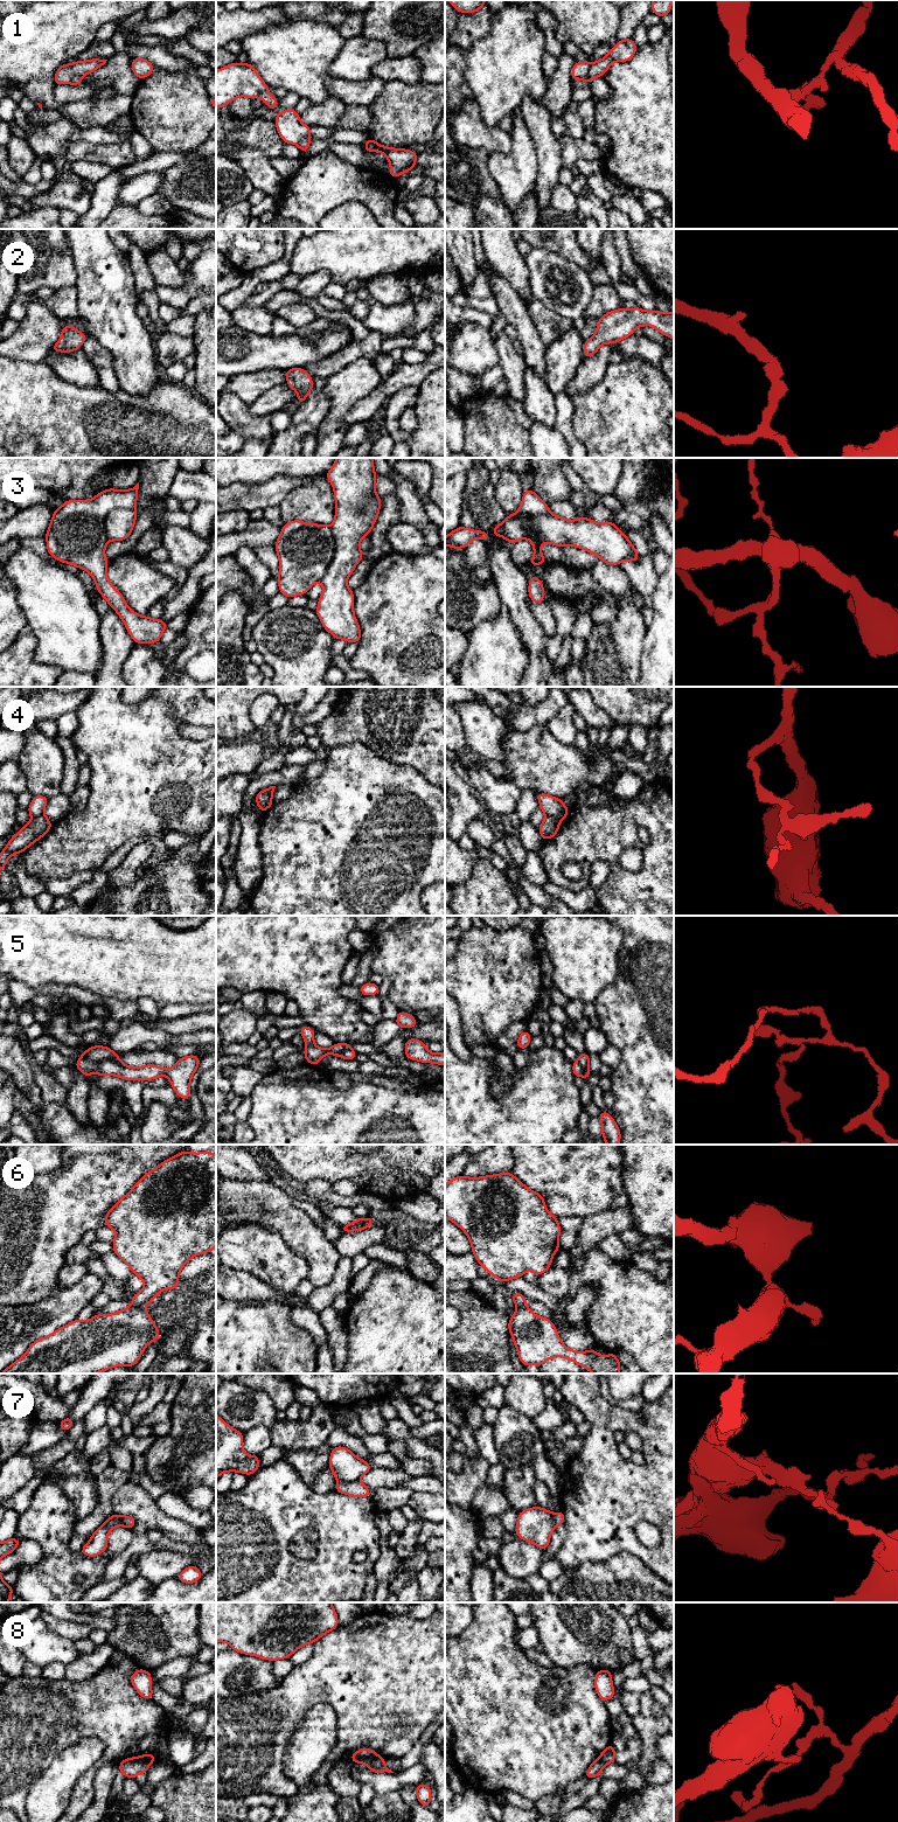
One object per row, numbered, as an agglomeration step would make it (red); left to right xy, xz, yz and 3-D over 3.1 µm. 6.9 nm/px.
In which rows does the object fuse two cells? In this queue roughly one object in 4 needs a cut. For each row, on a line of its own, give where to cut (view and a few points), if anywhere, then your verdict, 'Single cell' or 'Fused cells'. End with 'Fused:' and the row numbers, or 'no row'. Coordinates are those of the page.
1: Split along yz (590, 63), (589, 71), (583, 78). Fused cells
2: No split. Single cell
3: No split. Single cell
4: Split along yz (545, 814), (559, 821). Fused cells
5: Split along xy (81, 1056), (94, 1061), (112, 1059), (124, 1065). Fused cells
6: Split along xy (133, 1304), (143, 1307). Fused cells
7: Split along xz (356, 1480), (339, 1482). Fused cells
8: Split along xz (378, 1756), (368, 1766). Fused cells
Fused: 1, 4, 5, 6, 7, 8

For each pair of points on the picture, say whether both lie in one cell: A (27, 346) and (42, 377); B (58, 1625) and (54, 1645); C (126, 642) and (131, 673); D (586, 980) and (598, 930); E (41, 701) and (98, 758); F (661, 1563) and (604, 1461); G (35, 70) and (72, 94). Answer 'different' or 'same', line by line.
A: different
B: different
C: different
D: same
E: different
F: same
G: different

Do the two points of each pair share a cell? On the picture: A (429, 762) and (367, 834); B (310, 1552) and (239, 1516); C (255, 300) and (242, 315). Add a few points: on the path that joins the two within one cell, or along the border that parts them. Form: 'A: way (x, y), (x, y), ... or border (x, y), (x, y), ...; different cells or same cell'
A: border (392, 763), (413, 767), (432, 784); different cells
B: border (310, 1527), (290, 1543), (296, 1558); different cells
C: border (243, 304), (263, 306); different cells

